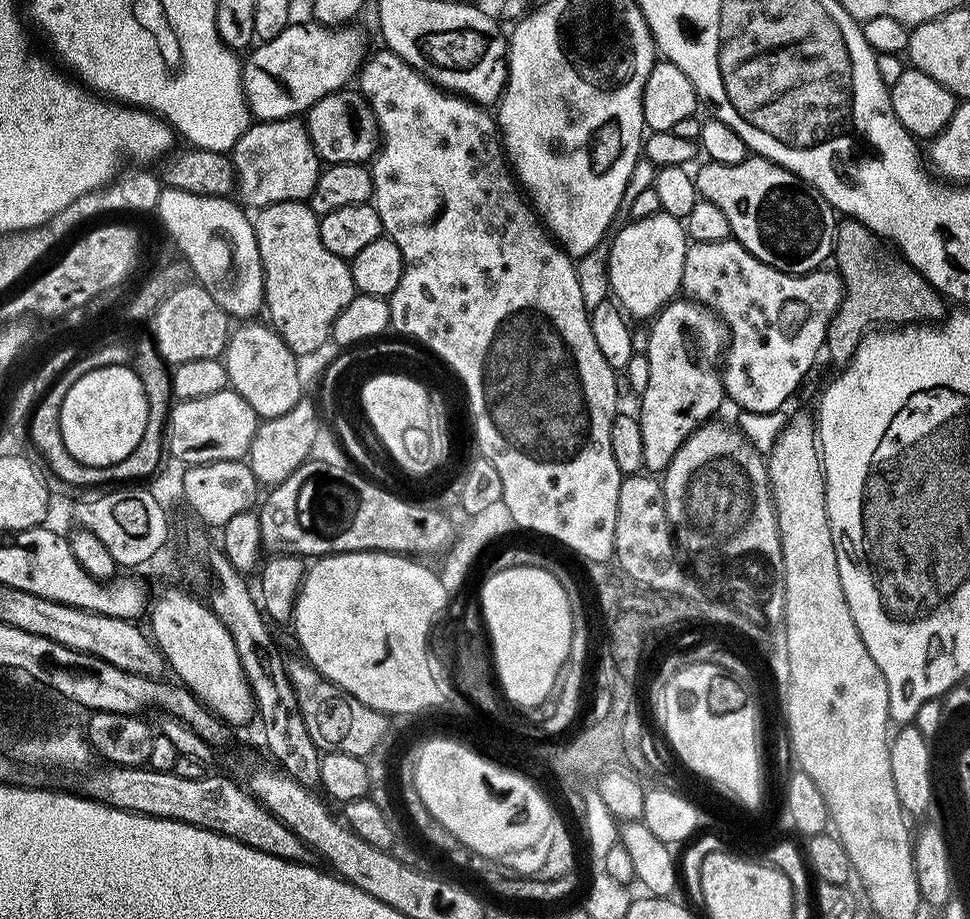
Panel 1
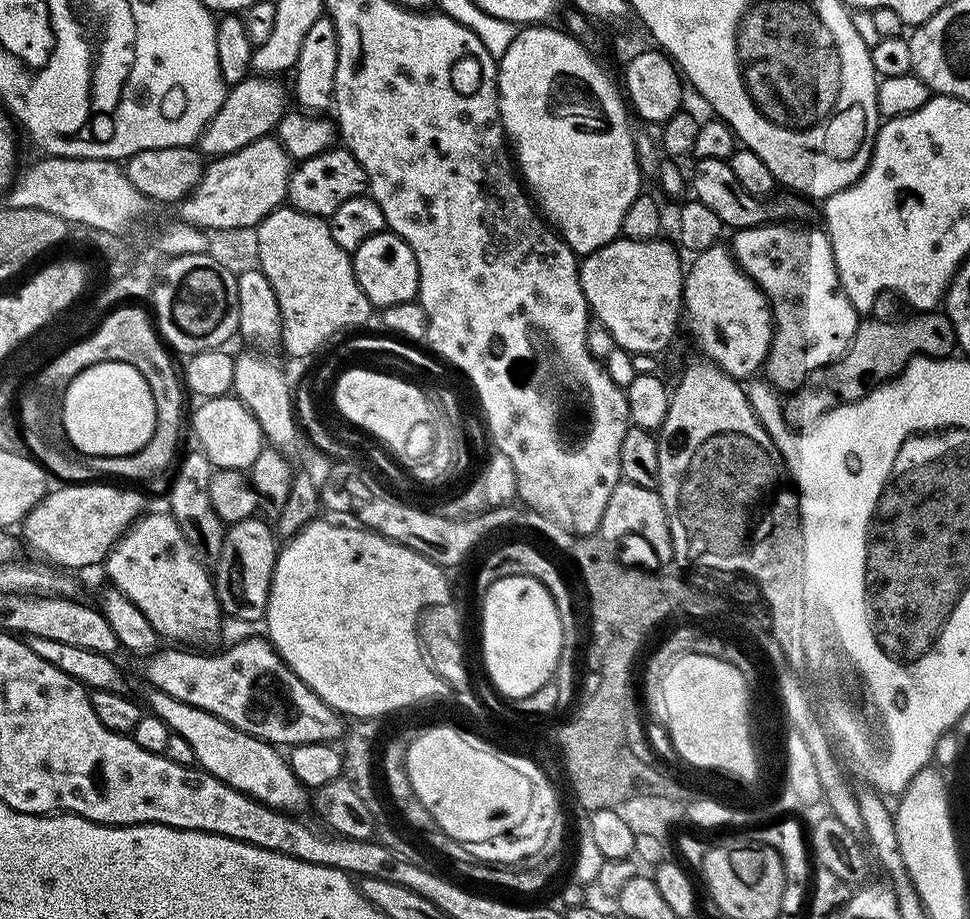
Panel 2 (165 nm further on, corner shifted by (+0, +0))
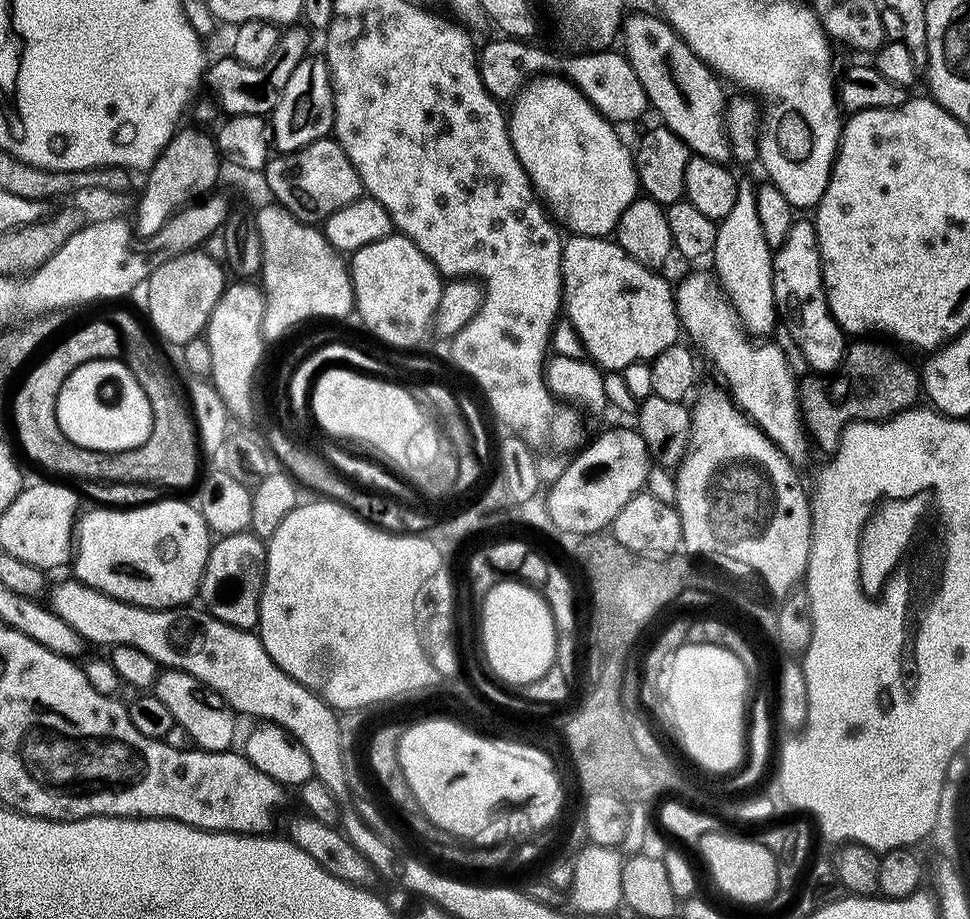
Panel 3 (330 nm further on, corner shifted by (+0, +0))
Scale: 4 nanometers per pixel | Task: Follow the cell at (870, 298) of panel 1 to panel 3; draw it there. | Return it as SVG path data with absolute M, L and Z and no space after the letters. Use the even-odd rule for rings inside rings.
M860 338L847 345L844 353L845 392L837 400L832 400L824 389L823 379L816 378L813 384L803 385L800 394L800 415L804 417L805 429L825 454L835 452L840 444L840 435L849 424L857 420L886 420L906 412L922 396L922 376L916 372L896 352L891 352L884 344L875 344L875 339Z

